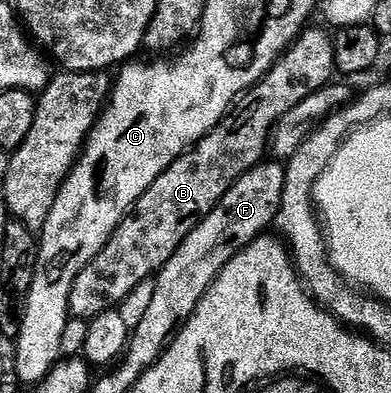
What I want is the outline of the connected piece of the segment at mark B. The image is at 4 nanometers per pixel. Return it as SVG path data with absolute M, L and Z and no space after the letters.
M308 26L296 36L273 67L238 97L231 110L204 139L184 151L182 157L173 161L173 165L169 165L169 169L165 169L165 173L161 173L161 177L157 177L157 181L153 181L153 185L145 189L145 193L135 202L135 206L120 221L119 228L115 230L113 237L109 237L101 253L97 253L97 257L93 257L93 261L89 261L89 265L85 265L85 269L81 269L81 273L73 281L73 289L69 293L70 318L93 320L102 311L110 311L122 305L129 297L129 293L137 289L137 285L141 285L141 281L158 276L169 261L169 257L177 253L185 237L193 233L195 226L216 207L221 197L225 197L225 193L229 193L232 185L249 169L264 162L269 151L271 132L278 119L336 78L335 41L332 32L322 31L321 28L313 26Z

